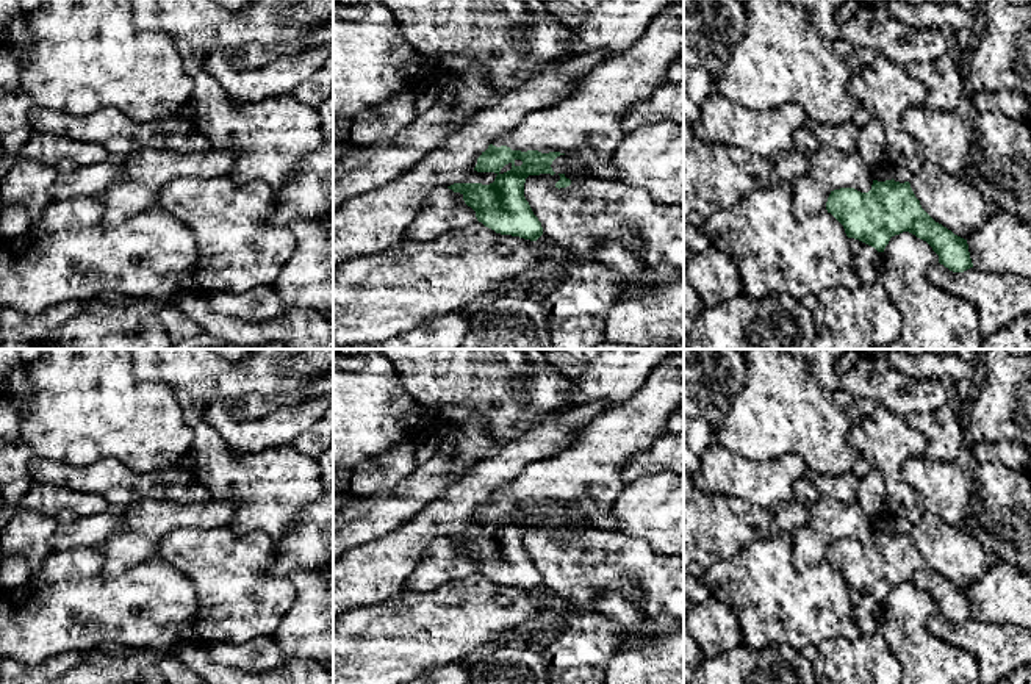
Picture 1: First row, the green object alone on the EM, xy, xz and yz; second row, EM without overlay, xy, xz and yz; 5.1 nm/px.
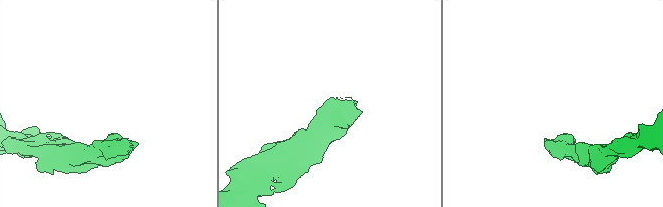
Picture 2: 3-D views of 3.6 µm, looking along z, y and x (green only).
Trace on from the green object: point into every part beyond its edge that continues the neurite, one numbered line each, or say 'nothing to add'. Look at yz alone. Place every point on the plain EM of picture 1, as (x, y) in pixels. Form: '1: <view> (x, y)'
1: yz (864, 608)

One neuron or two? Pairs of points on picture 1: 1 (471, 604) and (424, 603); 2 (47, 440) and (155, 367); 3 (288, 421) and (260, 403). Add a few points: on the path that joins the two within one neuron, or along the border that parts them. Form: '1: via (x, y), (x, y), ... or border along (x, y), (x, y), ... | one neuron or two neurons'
1: via (460, 601), (435, 603) | one neuron
2: border along (132, 365), (138, 379), (172, 387) | two neurons
3: border along (307, 396), (280, 404), (266, 415), (237, 420) | two neurons

